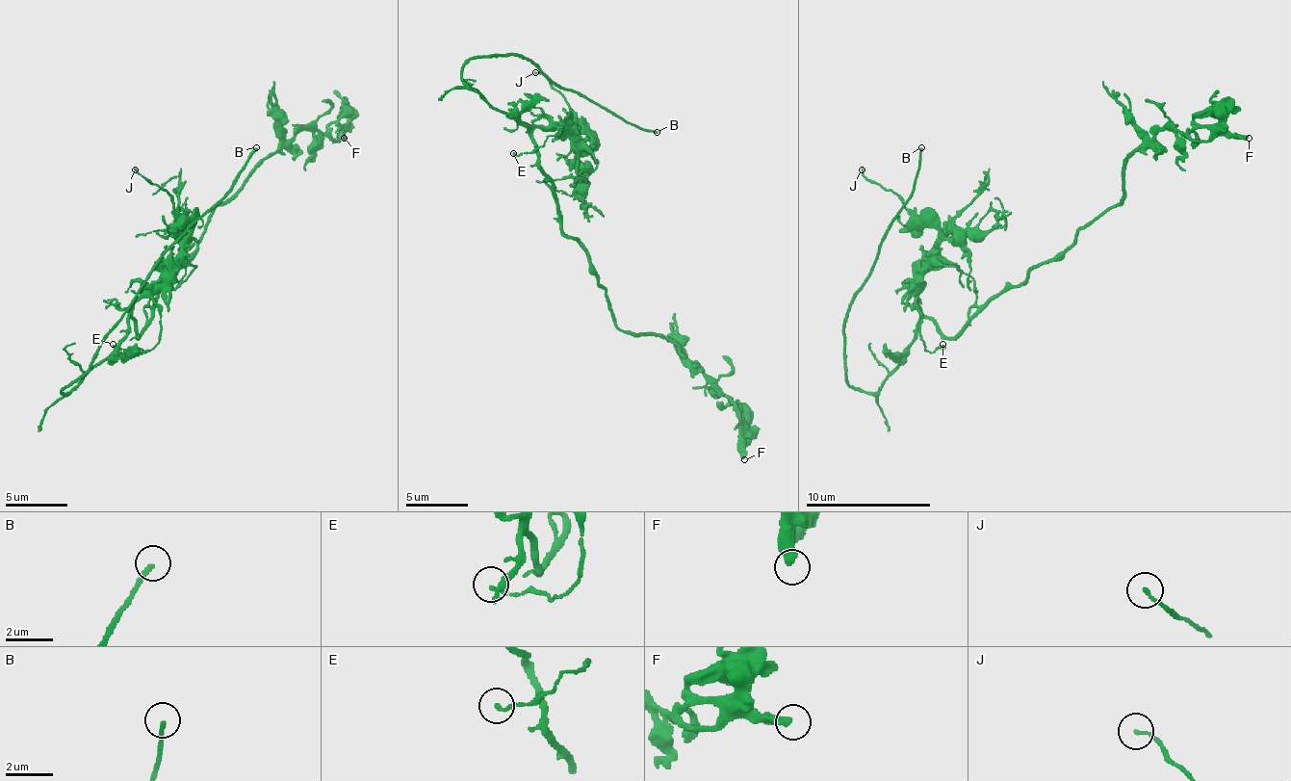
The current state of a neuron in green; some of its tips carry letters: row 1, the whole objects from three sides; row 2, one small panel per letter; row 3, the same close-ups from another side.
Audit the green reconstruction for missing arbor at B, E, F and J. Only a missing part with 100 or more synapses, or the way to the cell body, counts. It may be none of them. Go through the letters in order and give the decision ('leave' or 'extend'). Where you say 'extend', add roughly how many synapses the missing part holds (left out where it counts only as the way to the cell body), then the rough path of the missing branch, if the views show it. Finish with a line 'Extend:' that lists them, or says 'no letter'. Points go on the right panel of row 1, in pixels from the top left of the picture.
B: extend
E: leave
F: leave
J: leave
Extend: B

